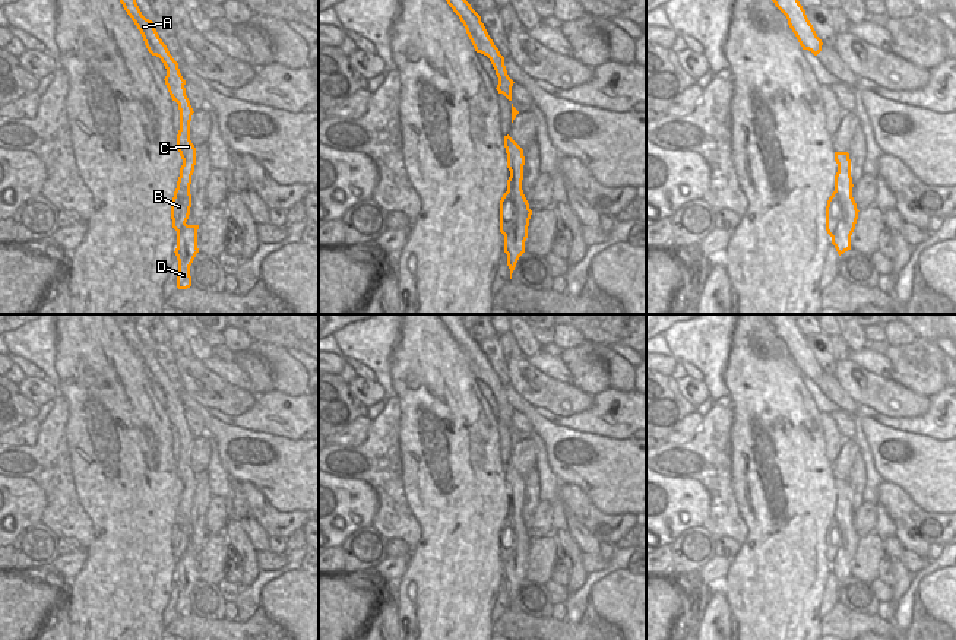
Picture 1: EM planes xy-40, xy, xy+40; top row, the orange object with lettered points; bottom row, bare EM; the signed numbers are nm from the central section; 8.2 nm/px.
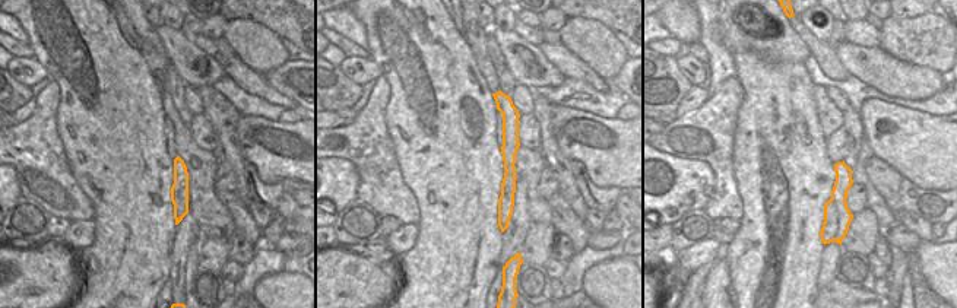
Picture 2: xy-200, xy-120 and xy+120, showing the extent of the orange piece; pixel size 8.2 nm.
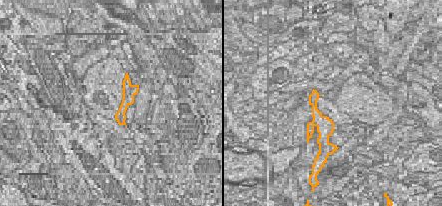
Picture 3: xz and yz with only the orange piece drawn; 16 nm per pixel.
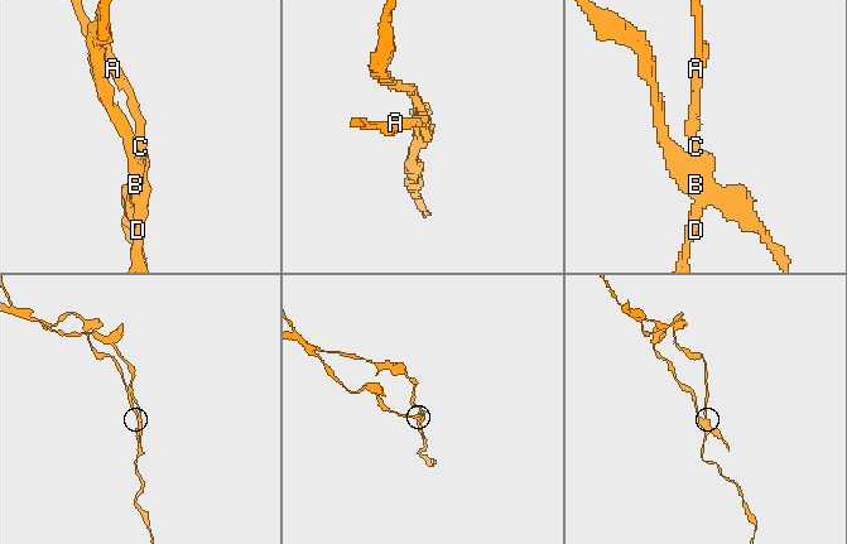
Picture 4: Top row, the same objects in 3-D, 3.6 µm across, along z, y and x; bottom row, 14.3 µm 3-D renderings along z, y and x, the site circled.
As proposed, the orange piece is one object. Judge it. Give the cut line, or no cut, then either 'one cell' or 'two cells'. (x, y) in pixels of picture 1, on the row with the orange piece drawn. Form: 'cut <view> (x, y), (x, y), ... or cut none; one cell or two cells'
cut xy (507, 190), (515, 203), (516, 219), (503, 234); two cells

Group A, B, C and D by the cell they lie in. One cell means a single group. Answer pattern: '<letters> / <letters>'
A C D / B

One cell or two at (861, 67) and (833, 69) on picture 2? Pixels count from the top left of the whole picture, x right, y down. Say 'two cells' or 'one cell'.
two cells

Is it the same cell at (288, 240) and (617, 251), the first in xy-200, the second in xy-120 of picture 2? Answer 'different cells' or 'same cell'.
different cells

